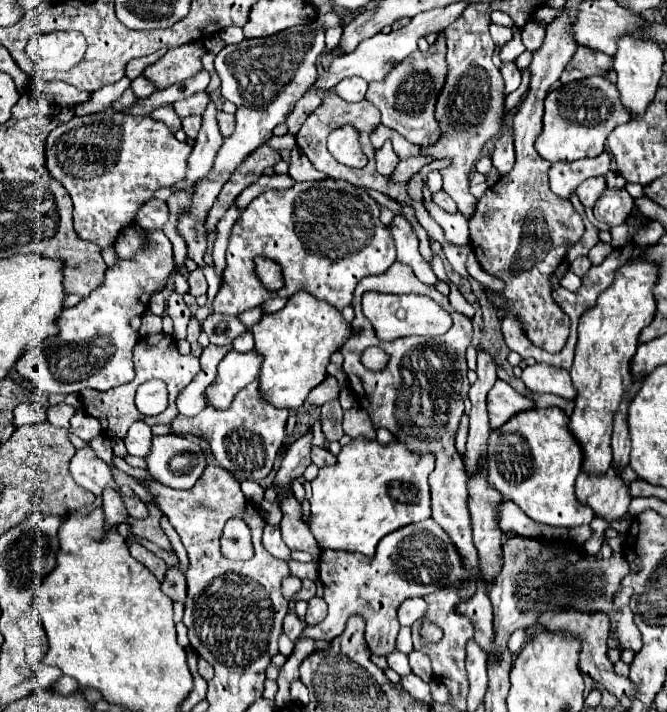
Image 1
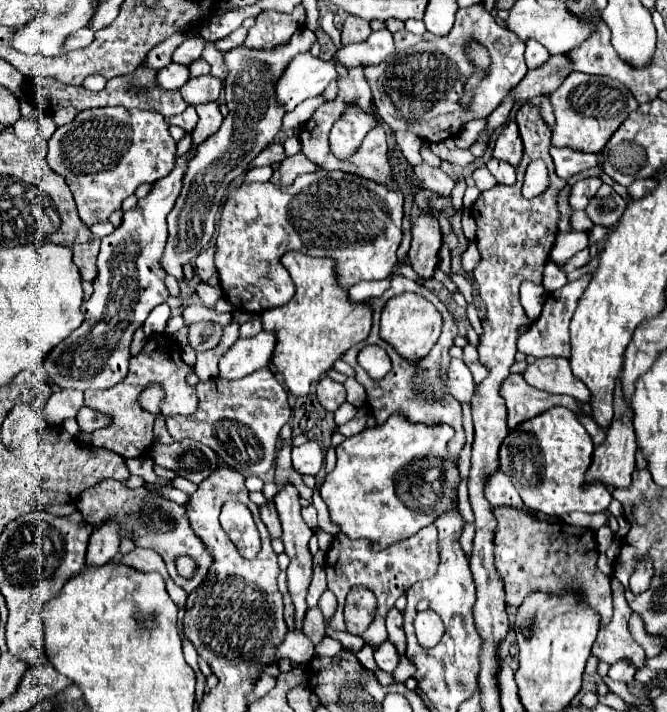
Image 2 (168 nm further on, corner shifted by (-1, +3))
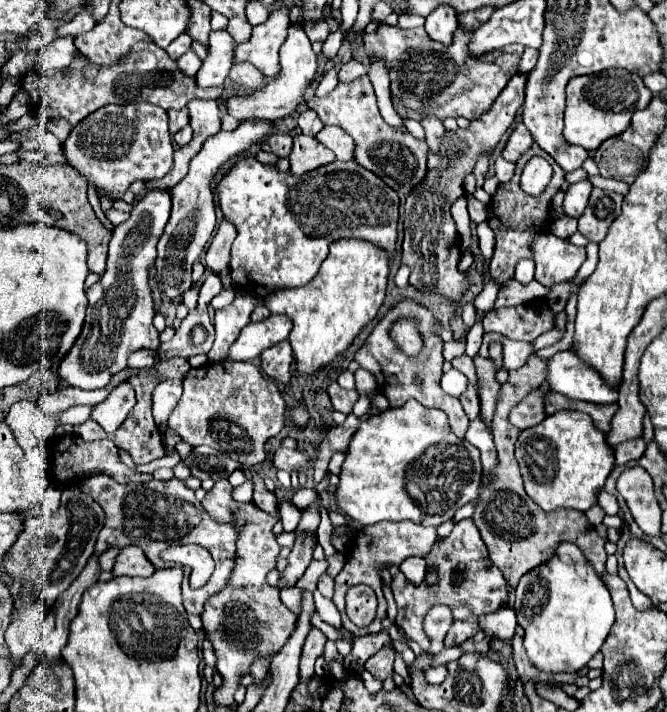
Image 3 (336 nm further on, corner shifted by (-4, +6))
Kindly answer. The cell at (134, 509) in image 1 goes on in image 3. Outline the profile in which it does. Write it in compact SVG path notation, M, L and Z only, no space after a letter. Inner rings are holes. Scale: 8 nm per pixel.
M91 476L81 484L81 492L91 496L105 512L105 526L99 532L95 554L101 554L111 546L125 548L129 544L135 544L143 548L151 564L155 564L157 568L165 568L165 562L161 560L159 554L171 544L201 544L211 552L215 560L215 572L203 588L199 590L189 588L189 568L184 568L181 585L183 586L183 606L189 614L201 616L205 600L227 584L233 570L233 560L235 560L237 532L229 524L213 522L203 510L203 506L199 504L199 500L195 498L193 490L189 490L183 484L183 480L173 478L167 482L151 480L147 484L117 484L109 476Z

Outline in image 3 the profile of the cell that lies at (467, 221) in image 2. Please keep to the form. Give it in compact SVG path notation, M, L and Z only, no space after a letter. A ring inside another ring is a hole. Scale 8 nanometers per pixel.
M425 118L421 124L423 124L425 132L427 132L427 146L429 146L429 150L437 152L439 142L441 142L441 138L445 134L445 126L437 118Z

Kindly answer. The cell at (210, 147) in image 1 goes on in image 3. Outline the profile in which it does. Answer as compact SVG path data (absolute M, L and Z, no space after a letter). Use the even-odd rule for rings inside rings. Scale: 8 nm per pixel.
M165 188L149 190L137 204L133 204L129 220L115 226L105 272L99 282L87 288L87 318L79 338L75 340L69 354L59 364L59 376L75 388L81 390L97 390L105 388L113 374L127 368L127 360L131 352L139 348L157 350L159 348L159 332L153 326L153 290L149 286L149 270L155 266L157 242L163 234L163 228L169 220L171 212L171 192ZM119 292L131 292L121 298Z

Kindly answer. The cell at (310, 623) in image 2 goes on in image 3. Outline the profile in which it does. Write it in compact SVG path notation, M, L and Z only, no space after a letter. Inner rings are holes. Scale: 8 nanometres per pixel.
M311 628L305 646L303 646L303 654L301 654L301 664L299 664L299 678L305 682L313 676L313 664L315 660L323 654L323 646L325 646L327 638L319 628Z

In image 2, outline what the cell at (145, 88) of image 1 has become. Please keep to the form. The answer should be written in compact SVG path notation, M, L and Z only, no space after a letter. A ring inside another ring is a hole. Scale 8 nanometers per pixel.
M170 63L168 67L160 69L158 71L158 83L160 87L164 89L180 89L190 77L190 69L184 67L184 65L176 65L176 63Z

